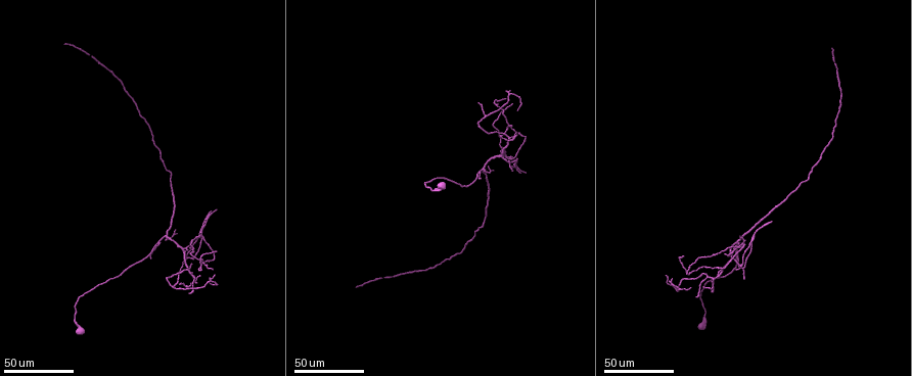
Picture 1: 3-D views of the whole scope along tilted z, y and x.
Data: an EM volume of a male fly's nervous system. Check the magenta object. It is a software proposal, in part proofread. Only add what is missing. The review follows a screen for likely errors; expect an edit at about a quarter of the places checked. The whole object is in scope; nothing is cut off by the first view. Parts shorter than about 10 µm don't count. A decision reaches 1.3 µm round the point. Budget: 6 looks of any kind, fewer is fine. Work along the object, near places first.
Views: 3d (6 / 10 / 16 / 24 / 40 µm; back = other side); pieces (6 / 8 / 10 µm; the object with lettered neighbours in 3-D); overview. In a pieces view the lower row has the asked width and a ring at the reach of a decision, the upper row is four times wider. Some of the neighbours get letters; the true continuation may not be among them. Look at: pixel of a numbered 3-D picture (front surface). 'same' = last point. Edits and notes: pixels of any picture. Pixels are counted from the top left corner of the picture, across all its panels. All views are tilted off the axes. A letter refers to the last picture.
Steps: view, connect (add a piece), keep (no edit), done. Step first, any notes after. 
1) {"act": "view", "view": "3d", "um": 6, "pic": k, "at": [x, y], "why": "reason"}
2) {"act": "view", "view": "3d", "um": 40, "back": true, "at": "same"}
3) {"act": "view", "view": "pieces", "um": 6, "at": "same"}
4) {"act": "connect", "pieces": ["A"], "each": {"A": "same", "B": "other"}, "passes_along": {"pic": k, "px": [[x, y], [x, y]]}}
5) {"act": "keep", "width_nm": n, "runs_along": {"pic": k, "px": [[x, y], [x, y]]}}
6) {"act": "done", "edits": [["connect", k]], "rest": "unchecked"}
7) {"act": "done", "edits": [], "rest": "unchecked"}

{"act": "view", "view": "3d", "um": 40, "pic": 1, "at": [721, 270]}

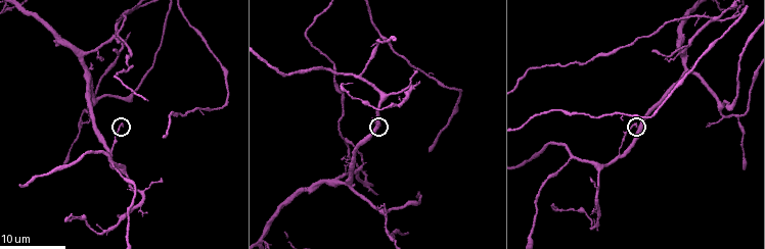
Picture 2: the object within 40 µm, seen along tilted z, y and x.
{"act": "view", "view": "pieces", "um": 6, "pic": 2, "at": [122, 126], "why": "see the neighbours"}

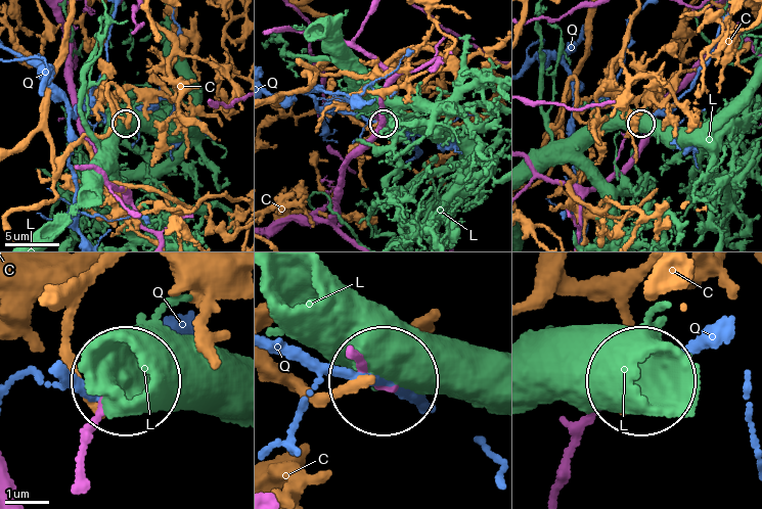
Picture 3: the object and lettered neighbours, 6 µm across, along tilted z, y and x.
{"act": "keep", "width_nm": 180, "each": {"C": "other", "L": "other", "Q": "other"}, "runs_along": {"pic": 3, "px": [[100, 422], [122, 378]]}, "found": "no lettered piece goes on from it"}

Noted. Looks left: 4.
{"act": "view", "view": "3d", "um": 40, "pic": 1, "at": [215, 209]}

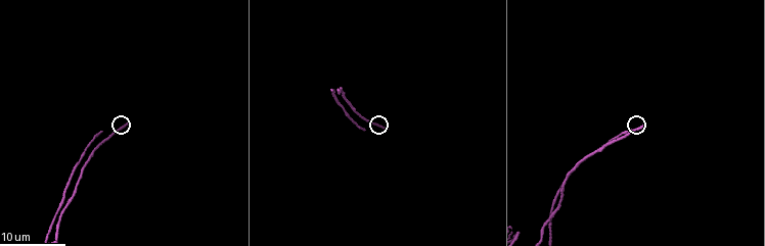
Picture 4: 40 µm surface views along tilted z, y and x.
{"act": "view", "view": "pieces", "um": 8, "pic": 4, "at": [127, 124]}

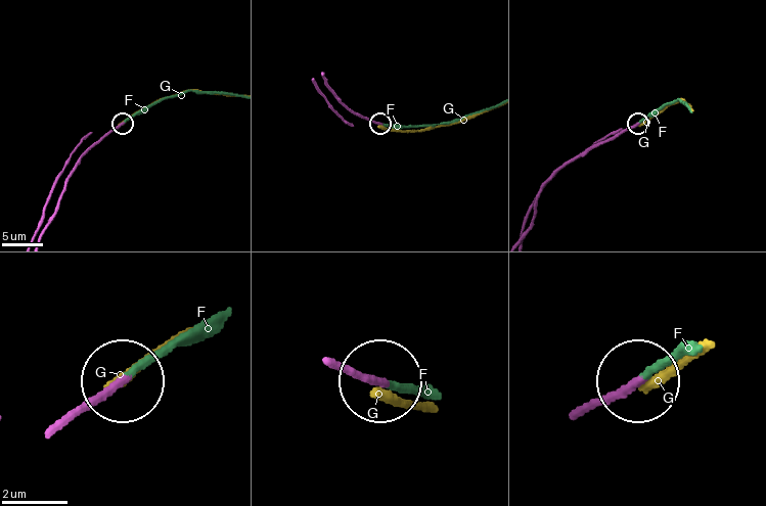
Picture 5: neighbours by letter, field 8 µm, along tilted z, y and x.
{"act": "connect", "pieces": ["F"], "width_nm": 210, "each": {"F": "same", "G": "other"}, "passes_along": {"pic": 5, "px": [[107, 135], [151, 105], [190, 90], [233, 93]]}, "found": "the cell continues"}

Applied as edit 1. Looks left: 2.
{"act": "view", "view": "3d", "um": 24, "pic": 4, "at": [365, 128], "why": "end of a long branch"}

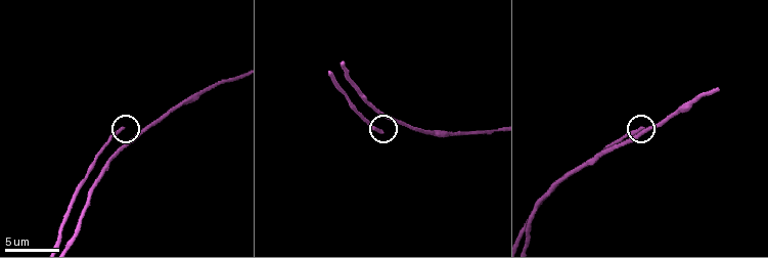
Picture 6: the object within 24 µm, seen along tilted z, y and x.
{"act": "view", "view": "pieces", "um": 6, "pic": 6, "at": [382, 132], "why": "see the neighbours"}

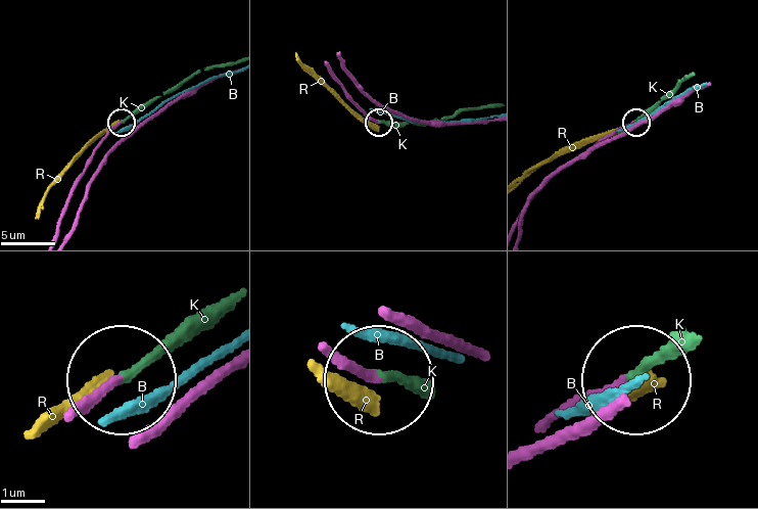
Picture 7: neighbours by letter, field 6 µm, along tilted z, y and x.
{"act": "connect", "pieces": ["K"], "each": {"B": "other", "K": "same", "R": "other"}, "found": "it goes on there"}

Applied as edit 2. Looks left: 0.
{"act": "done", "edits": [["connect", 5], ["connect", 7]], "rest": "unchecked"}

